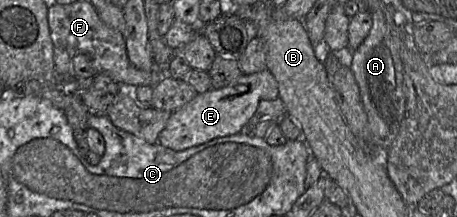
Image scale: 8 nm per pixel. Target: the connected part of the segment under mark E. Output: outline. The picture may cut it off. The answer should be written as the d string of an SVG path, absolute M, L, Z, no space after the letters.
M269 70L243 74L230 85L198 93L191 101L172 112L165 128L159 134L158 143L174 151L183 151L207 143L219 137L239 134L263 100L279 98L278 83Z

